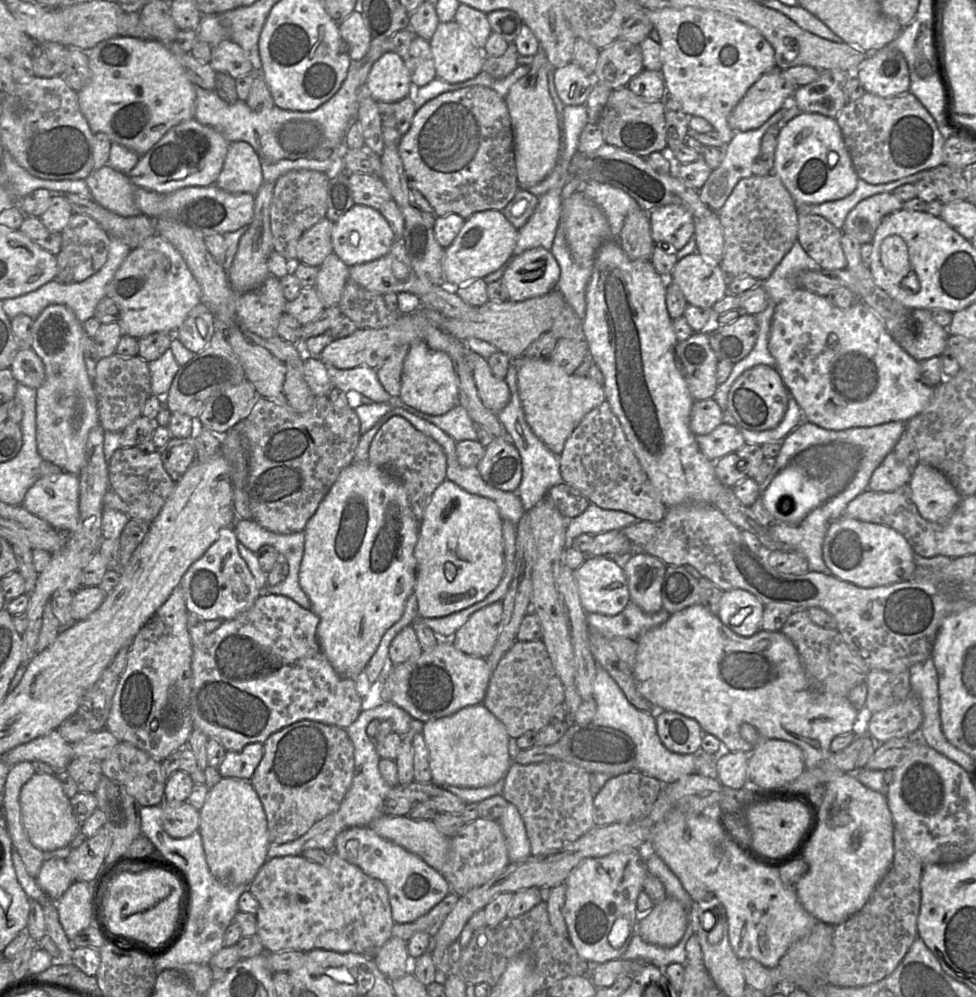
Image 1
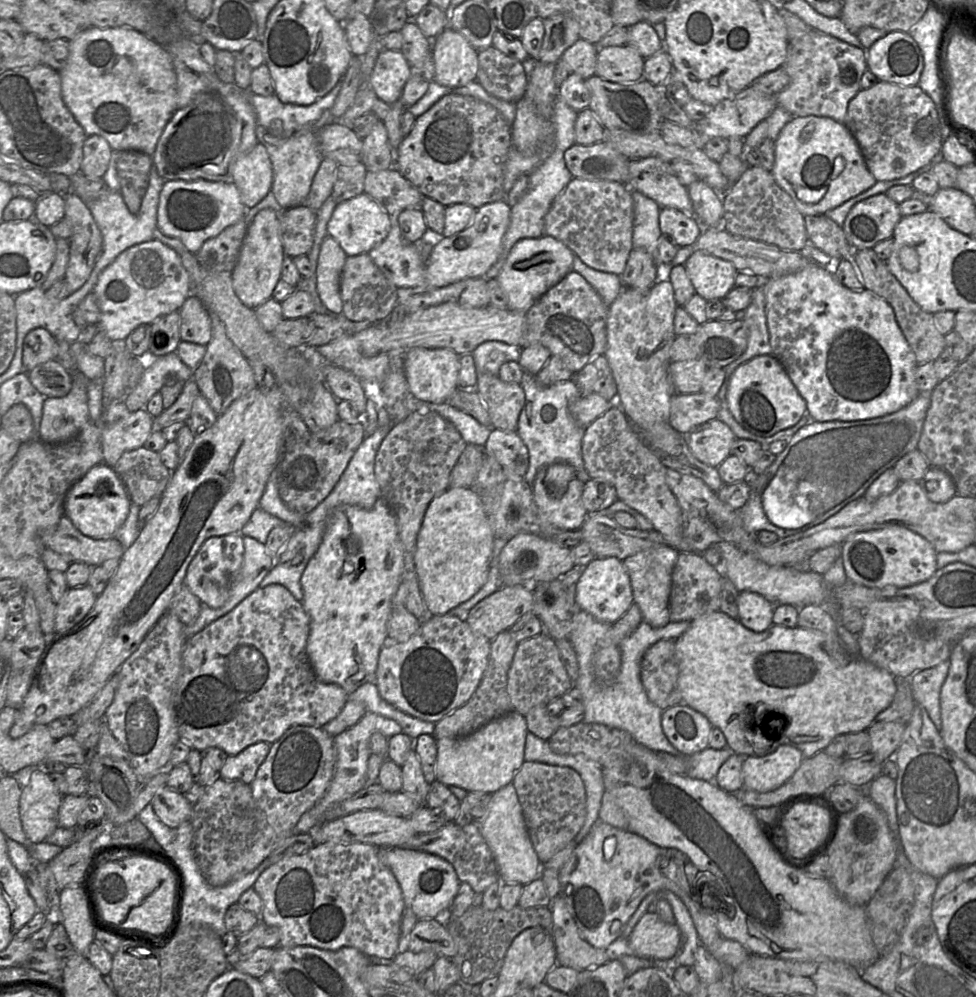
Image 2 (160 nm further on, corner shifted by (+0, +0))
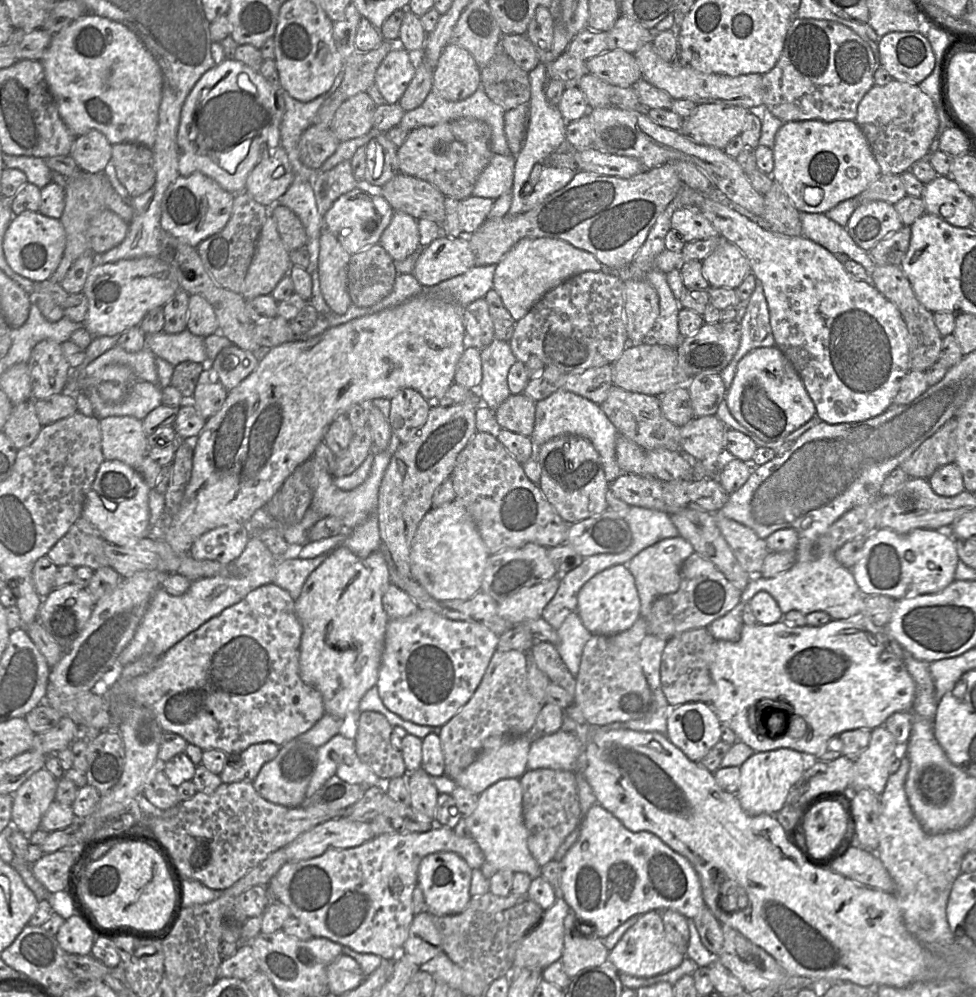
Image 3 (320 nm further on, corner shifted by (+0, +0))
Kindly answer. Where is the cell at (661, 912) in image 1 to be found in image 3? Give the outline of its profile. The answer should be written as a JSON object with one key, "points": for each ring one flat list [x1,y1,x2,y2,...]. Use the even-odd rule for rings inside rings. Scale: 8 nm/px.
{"points":[[649,911,642,914,609,951,607,963,619,973,636,977,651,977,676,968,684,958,685,953,668,940,661,913]]}

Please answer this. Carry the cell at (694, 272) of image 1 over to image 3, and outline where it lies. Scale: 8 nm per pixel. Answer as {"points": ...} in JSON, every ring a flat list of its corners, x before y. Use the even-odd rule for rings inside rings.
{"points":[[722,240,701,263,709,288,737,288,751,273,747,257,728,240]]}

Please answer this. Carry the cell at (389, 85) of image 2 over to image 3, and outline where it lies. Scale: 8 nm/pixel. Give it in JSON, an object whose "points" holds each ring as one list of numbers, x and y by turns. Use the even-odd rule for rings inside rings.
{"points":[[394,44,375,75,375,84,387,104,399,103,415,72,415,56,400,45]]}

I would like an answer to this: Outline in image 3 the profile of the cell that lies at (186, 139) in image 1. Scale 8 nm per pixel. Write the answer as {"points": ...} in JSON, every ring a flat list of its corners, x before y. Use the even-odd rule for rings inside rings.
{"points":[[224,59,220,64,214,65,196,82,181,110,177,134,179,175,189,176,194,172,201,172,230,193,245,192,250,172,269,151,281,147,280,125,284,111,283,90,271,85,259,71,236,59],[242,73,248,76,252,88,243,89,239,86,238,78]]}

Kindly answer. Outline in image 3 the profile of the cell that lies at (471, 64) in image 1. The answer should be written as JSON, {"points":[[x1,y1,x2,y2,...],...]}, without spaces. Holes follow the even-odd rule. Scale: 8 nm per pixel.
{"points":[[449,42,433,71,433,89,448,101,461,101,481,87,480,68,463,47]]}

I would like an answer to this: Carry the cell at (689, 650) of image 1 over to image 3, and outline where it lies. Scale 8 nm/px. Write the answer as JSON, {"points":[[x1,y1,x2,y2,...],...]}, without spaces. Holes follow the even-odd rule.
{"points":[[849,617,848,619,842,619,842,620,833,620,823,626,819,627,812,627,812,626,792,626,788,623,786,623,784,620,780,620,777,623,771,624,771,625,763,625,763,624,755,624,755,625,745,625,743,626,742,632,741,632,741,637,738,641,732,642,732,641,724,641,724,640,716,640,714,645,713,645,713,661,710,665,710,676,712,678,712,681,717,687,717,698,714,700,711,704,711,707,715,710,717,717,719,721,721,722,721,725,727,726,730,728,737,736,738,741,746,744,750,748,752,748,755,752,768,752,768,751,774,751,777,749,781,748,786,748,786,749,792,749,796,750,799,753,801,753,804,757,806,757,806,761,813,761,815,760,815,756,819,753,821,753,821,750,825,746,825,744,833,737,839,736,841,733,850,731,850,730,873,730,879,726,884,725,885,721,889,716,896,712,902,712,902,711,911,711,912,710,912,705,914,702,914,697,915,697,915,691,916,691,916,686,915,682,908,673,904,663,894,654,886,650,886,647,884,644,877,639,877,635,871,633,865,626,864,624,858,620,858,617],[772,712,779,712,785,717,785,727,782,731,782,733,776,737,770,737,766,728,766,721,770,713]]}

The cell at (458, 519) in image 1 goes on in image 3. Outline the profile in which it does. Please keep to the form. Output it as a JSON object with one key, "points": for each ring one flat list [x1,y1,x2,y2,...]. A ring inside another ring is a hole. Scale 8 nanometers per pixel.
{"points":[[454,500,430,509,419,524,410,552,411,574,435,599,468,600,481,591,489,556,473,519]]}

